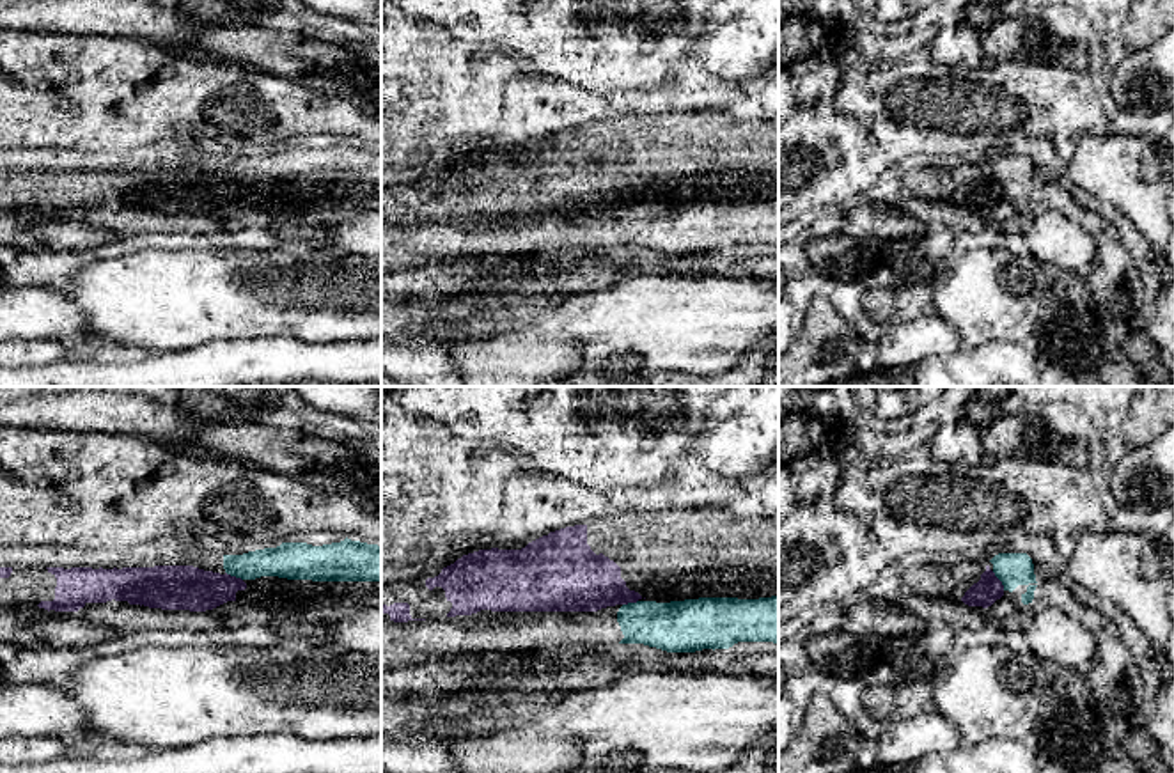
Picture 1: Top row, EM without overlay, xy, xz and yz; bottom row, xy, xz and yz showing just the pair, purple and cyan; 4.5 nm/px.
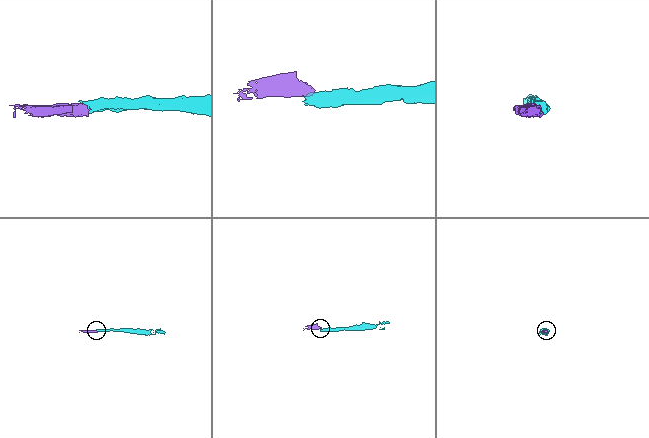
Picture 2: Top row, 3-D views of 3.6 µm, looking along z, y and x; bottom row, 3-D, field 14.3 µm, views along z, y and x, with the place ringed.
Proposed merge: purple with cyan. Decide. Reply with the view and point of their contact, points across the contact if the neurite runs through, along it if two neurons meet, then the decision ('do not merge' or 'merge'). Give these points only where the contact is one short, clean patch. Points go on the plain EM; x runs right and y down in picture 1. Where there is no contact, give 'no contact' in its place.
contact yz (999, 183); border yz (992, 174), (1004, 192); do not merge

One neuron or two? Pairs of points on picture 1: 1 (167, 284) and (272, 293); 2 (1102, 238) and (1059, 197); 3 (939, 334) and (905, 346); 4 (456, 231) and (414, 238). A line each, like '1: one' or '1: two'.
1: one
2: one
3: one
4: one

